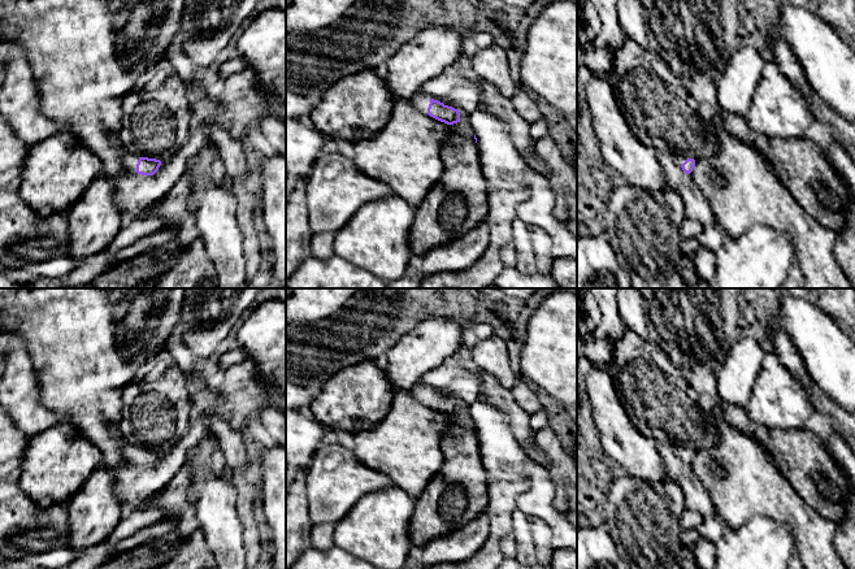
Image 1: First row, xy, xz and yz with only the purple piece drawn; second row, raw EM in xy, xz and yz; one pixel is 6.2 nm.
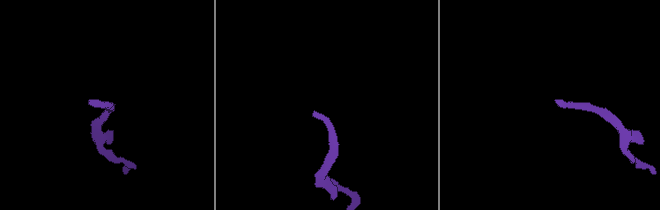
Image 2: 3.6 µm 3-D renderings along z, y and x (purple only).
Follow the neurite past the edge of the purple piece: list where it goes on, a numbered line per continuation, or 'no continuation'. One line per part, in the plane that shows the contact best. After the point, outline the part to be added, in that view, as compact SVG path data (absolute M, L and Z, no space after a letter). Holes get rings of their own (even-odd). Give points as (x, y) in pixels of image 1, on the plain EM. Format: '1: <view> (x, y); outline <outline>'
1: xy (130, 451); outline M120 431L116 435L116 440L121 446L121 448L123 449L123 455L131 462L135 462L139 448L136 446L130 444Z

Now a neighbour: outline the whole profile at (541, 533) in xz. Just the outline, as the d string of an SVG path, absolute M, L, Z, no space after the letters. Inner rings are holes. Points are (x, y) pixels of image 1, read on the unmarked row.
M529 517L529 527L531 530L531 535L535 543L538 565L542 565L544 568L552 568L550 546L552 533L548 525L538 517Z

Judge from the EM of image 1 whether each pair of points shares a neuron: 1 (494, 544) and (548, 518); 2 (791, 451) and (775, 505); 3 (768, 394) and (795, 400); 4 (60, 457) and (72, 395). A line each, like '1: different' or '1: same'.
1: different
2: different
3: same
4: different

